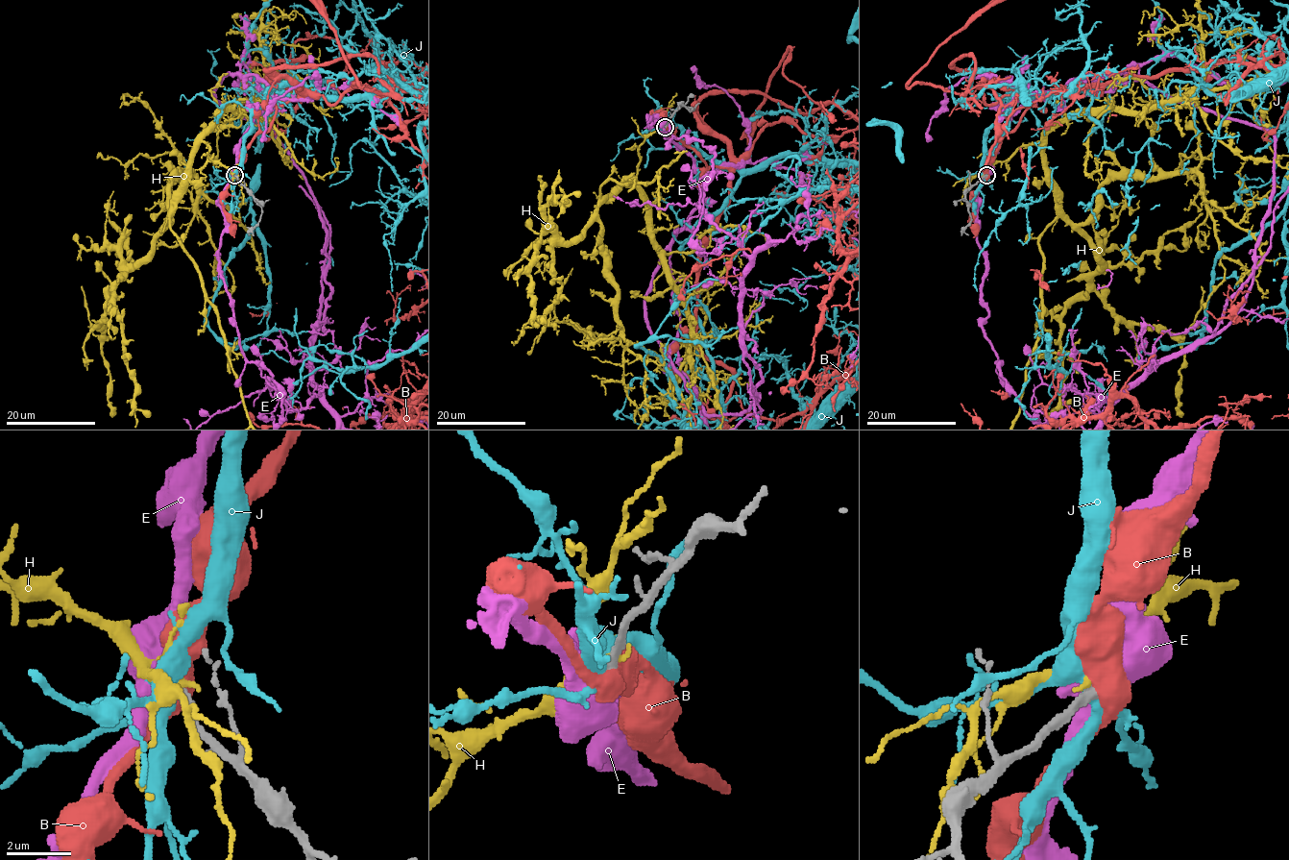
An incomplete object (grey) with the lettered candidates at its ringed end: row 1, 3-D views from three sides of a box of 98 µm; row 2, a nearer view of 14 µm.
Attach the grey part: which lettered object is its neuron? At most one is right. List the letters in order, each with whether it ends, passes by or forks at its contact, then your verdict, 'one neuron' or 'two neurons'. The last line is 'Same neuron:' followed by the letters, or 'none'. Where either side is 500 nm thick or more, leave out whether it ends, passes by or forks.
B: two neurons
E: two neurons
H: it passes by; two neurons
J: it forks there; two neurons
Same neuron: none

